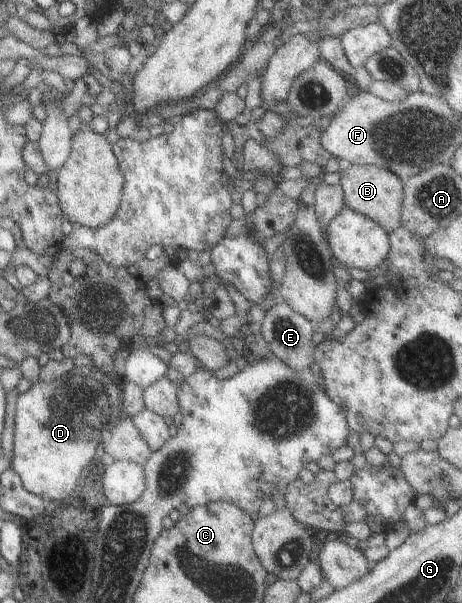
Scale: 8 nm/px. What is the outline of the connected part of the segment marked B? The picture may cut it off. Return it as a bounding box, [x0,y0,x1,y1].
[338,163,403,234]

